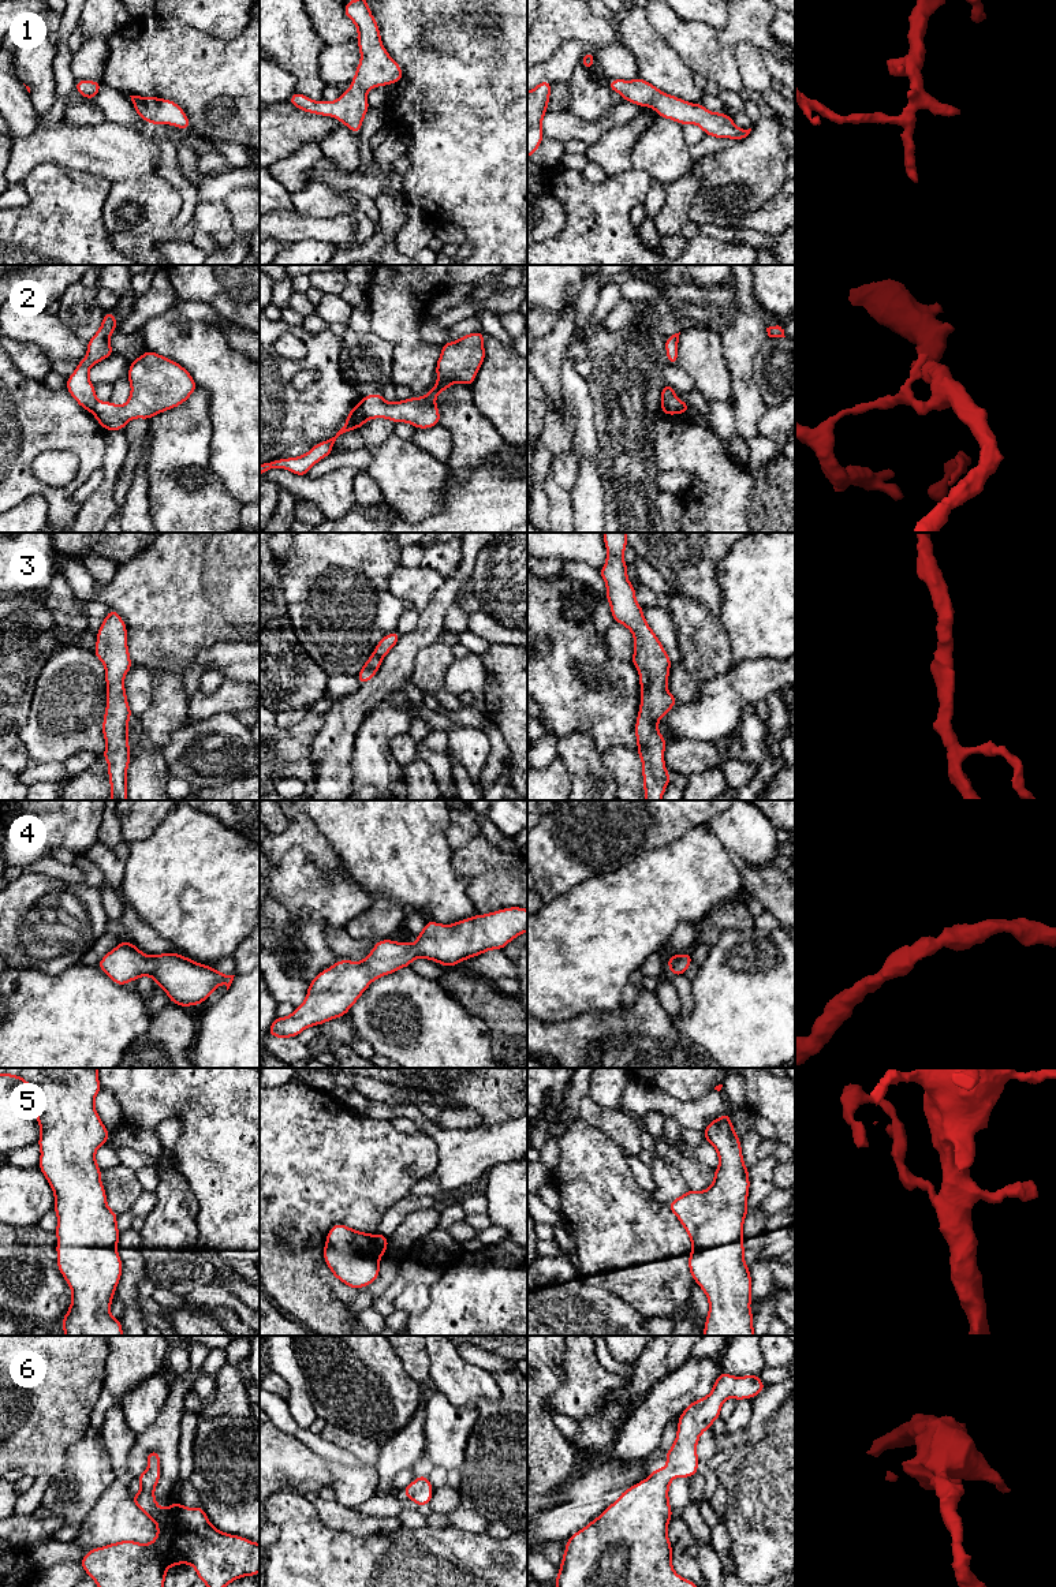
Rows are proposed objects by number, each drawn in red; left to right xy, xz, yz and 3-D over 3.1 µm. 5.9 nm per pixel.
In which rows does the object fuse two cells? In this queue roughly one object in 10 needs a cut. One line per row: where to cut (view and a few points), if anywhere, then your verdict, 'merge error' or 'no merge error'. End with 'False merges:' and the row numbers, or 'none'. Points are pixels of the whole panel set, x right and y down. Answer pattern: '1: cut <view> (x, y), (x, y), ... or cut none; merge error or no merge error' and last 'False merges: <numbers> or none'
1: cut none; no merge error
2: cut xz (358, 404), (366, 418); merge error
3: cut none; no merge error
4: cut none; no merge error
5: cut none; no merge error
6: cut none; no merge error
False merges: 2

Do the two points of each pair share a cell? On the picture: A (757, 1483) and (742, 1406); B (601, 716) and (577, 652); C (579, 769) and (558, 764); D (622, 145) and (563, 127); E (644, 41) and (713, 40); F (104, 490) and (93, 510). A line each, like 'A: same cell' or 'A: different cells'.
A: different cells
B: same cell
C: different cells
D: different cells
E: different cells
F: same cell

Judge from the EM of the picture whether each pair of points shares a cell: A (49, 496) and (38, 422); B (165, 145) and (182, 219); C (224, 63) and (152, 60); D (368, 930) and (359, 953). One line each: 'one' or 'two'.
A: one
B: one
C: one
D: two

